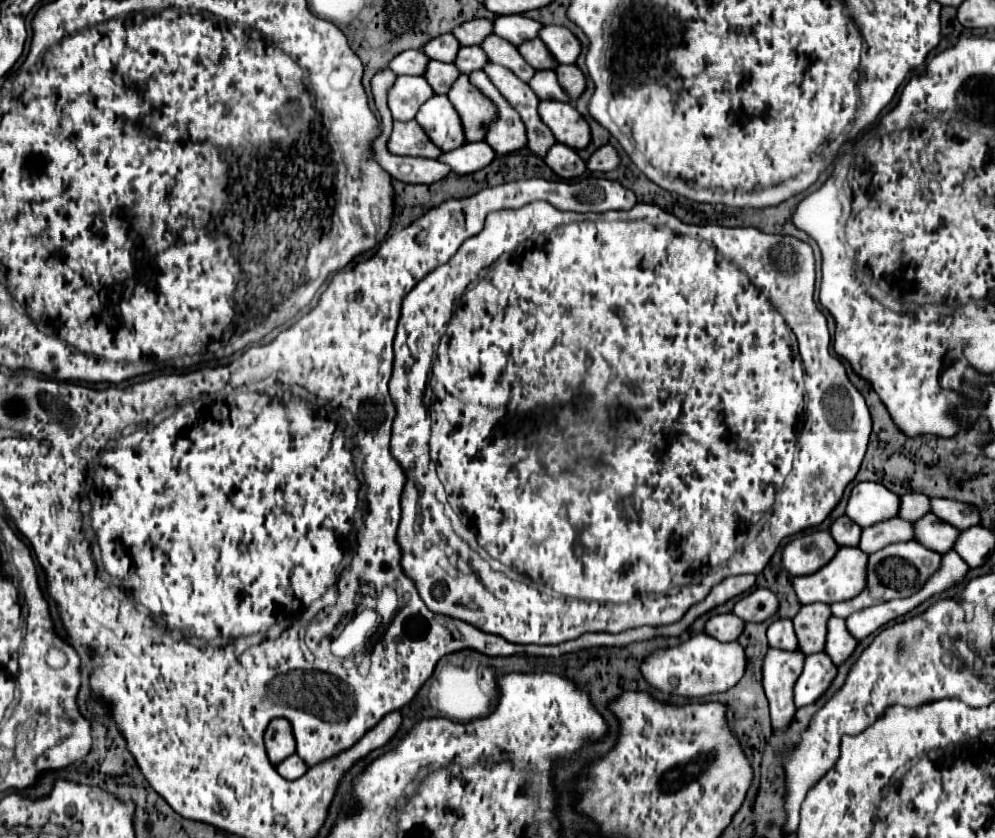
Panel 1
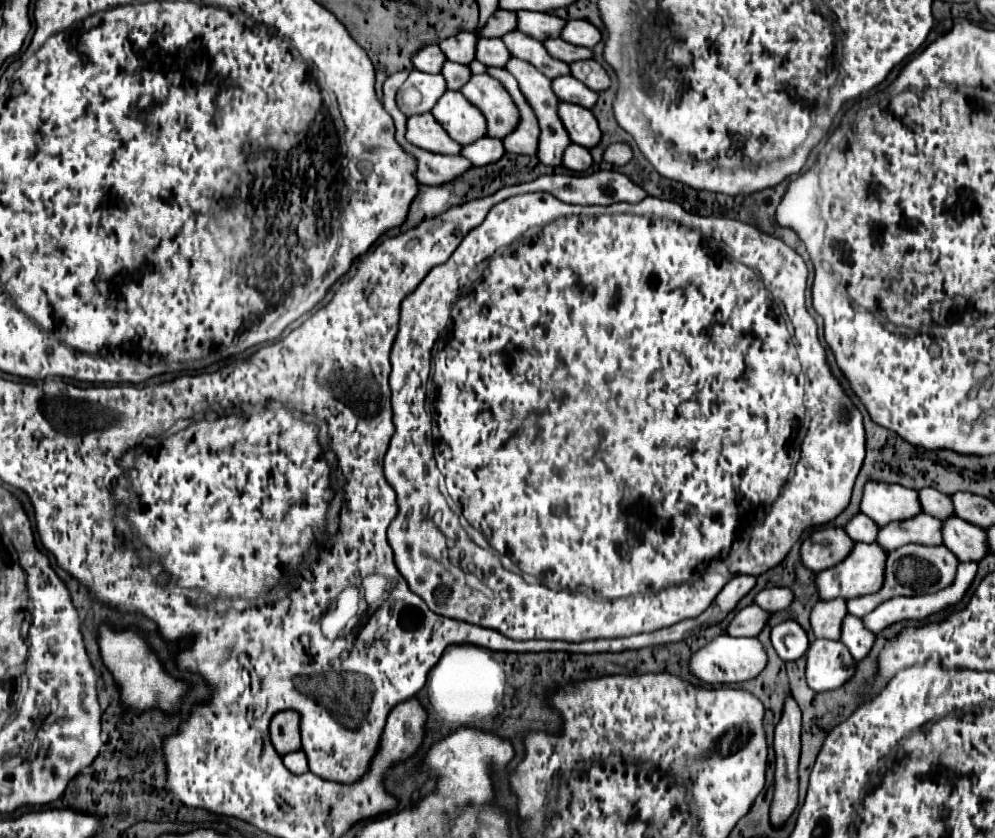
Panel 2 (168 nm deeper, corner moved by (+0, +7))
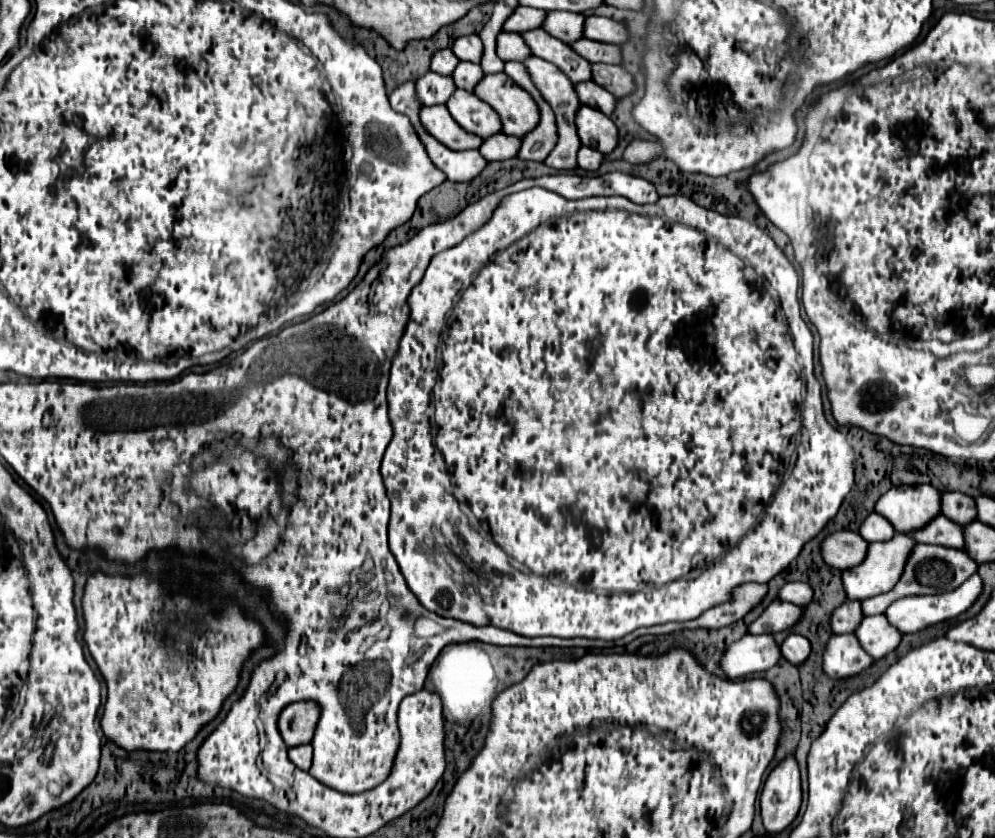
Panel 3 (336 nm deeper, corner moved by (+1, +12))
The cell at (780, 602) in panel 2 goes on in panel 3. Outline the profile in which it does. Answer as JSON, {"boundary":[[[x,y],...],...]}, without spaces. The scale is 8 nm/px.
{"boundary":[[[787,582],[779,590],[779,598],[797,606],[805,606],[805,602],[811,600],[811,586],[807,586],[805,582]]]}

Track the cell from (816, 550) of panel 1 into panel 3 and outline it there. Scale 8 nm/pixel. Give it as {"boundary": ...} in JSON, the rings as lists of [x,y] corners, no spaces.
{"boundary":[[[839,530],[829,534],[821,542],[821,556],[829,566],[837,570],[847,570],[847,566],[855,566],[863,560],[867,550],[867,542],[851,530]]]}

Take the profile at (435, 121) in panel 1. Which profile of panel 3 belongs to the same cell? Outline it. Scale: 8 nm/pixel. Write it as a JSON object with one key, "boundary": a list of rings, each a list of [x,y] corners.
{"boundary":[[[457,88],[445,106],[447,106],[449,114],[453,116],[453,120],[463,130],[467,130],[479,138],[487,138],[489,134],[501,132],[501,122],[499,122],[499,116],[495,114],[495,110],[489,104],[485,104],[483,100],[479,100],[473,92]]]}

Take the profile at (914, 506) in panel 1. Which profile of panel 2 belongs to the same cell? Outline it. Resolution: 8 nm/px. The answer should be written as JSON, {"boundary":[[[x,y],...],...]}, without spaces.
{"boundary":[[[932,487],[920,491],[920,503],[922,503],[924,513],[928,513],[932,517],[938,517],[942,521],[954,517],[950,495],[944,495],[944,493],[940,493],[940,491],[932,489]]]}

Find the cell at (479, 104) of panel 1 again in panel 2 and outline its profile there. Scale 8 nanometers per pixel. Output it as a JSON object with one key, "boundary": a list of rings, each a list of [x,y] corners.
{"boundary":[[[472,75],[472,79],[460,91],[484,113],[490,137],[504,139],[504,135],[516,127],[520,111],[516,111],[508,91],[504,91],[504,87],[500,87],[500,83],[496,83],[496,79],[490,75]]]}

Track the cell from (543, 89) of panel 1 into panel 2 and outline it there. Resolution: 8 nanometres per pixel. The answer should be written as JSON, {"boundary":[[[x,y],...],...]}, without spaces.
{"boundary":[[[558,77],[558,79],[554,79],[552,89],[560,97],[560,101],[576,103],[576,105],[582,105],[586,109],[592,109],[596,105],[596,101],[598,101],[598,93],[588,89],[582,81],[578,81],[574,77]]]}

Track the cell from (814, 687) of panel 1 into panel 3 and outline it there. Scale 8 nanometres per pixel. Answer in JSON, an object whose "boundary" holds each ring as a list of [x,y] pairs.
{"boundary":[[[833,634],[823,650],[823,672],[829,678],[851,678],[871,666],[871,656],[861,650],[855,634]]]}

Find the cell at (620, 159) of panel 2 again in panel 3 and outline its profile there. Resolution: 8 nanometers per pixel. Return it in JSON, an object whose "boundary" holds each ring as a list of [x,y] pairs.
{"boundary":[[[631,140],[629,146],[623,150],[623,160],[631,164],[643,164],[661,156],[659,142],[645,142],[645,140]]]}

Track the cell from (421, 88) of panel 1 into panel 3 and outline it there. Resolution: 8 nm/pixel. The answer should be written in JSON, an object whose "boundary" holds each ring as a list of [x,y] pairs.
{"boundary":[[[427,72],[415,80],[415,94],[423,106],[445,104],[453,92],[455,92],[455,84],[451,76]]]}

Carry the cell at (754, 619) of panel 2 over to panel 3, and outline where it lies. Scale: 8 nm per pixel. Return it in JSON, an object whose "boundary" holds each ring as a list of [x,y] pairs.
{"boundary":[[[773,600],[761,616],[749,624],[749,634],[773,634],[791,628],[799,620],[799,606],[783,602],[783,600]]]}

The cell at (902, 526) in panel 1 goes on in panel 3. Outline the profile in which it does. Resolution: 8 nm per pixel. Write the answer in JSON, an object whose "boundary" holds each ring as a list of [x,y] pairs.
{"boundary":[[[943,514],[935,516],[923,528],[907,532],[907,536],[913,538],[915,542],[923,542],[923,544],[939,544],[939,546],[959,548],[959,550],[963,548],[963,532],[959,530],[959,524],[951,522]]]}

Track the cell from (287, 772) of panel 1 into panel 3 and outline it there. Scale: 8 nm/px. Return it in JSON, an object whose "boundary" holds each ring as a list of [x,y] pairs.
{"boundary":[[[303,744],[303,746],[289,748],[289,760],[297,768],[301,768],[301,770],[309,770],[309,766],[311,766],[311,754],[313,754],[311,744]]]}

